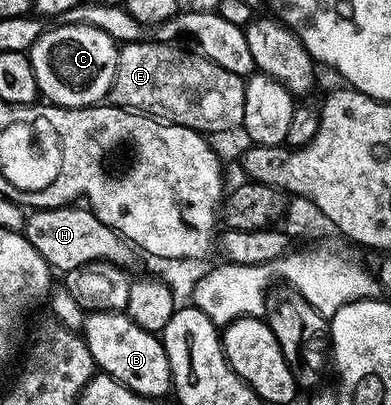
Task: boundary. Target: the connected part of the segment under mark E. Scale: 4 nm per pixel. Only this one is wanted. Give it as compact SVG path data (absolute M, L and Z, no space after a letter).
M155 40L123 43L116 51L116 75L107 101L121 110L146 114L165 124L185 126L205 136L224 134L227 130L239 131L243 127L246 112L245 79L234 72L226 72L226 68L214 64L199 52L193 52L191 49L179 50L178 47L176 44Z

